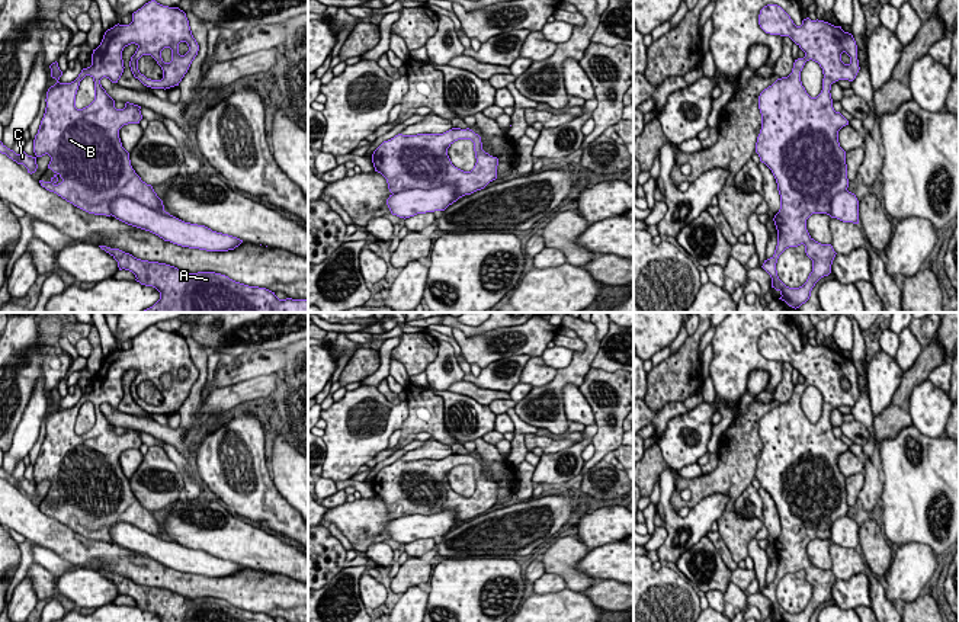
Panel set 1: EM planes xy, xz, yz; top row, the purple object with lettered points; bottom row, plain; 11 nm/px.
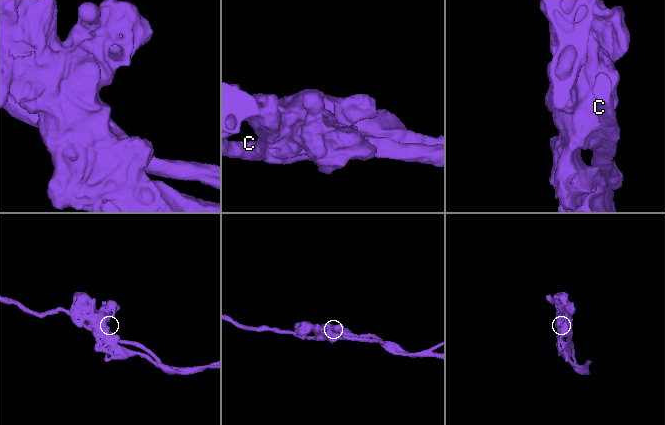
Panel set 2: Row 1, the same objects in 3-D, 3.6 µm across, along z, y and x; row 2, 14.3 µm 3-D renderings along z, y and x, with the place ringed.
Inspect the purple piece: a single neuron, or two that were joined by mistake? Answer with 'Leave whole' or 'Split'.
Split

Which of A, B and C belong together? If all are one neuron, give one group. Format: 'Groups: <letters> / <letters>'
Groups: A B / C

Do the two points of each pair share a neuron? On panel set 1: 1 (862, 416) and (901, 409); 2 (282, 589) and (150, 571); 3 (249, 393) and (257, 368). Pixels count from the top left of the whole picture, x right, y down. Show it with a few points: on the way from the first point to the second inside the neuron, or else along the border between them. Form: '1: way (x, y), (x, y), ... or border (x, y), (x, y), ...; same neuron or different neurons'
1: border (875, 417), (871, 427); different neurons
2: way (249, 589), (191, 586), (183, 583); same neuron
3: border (278, 371), (243, 380), (223, 388); different neurons

